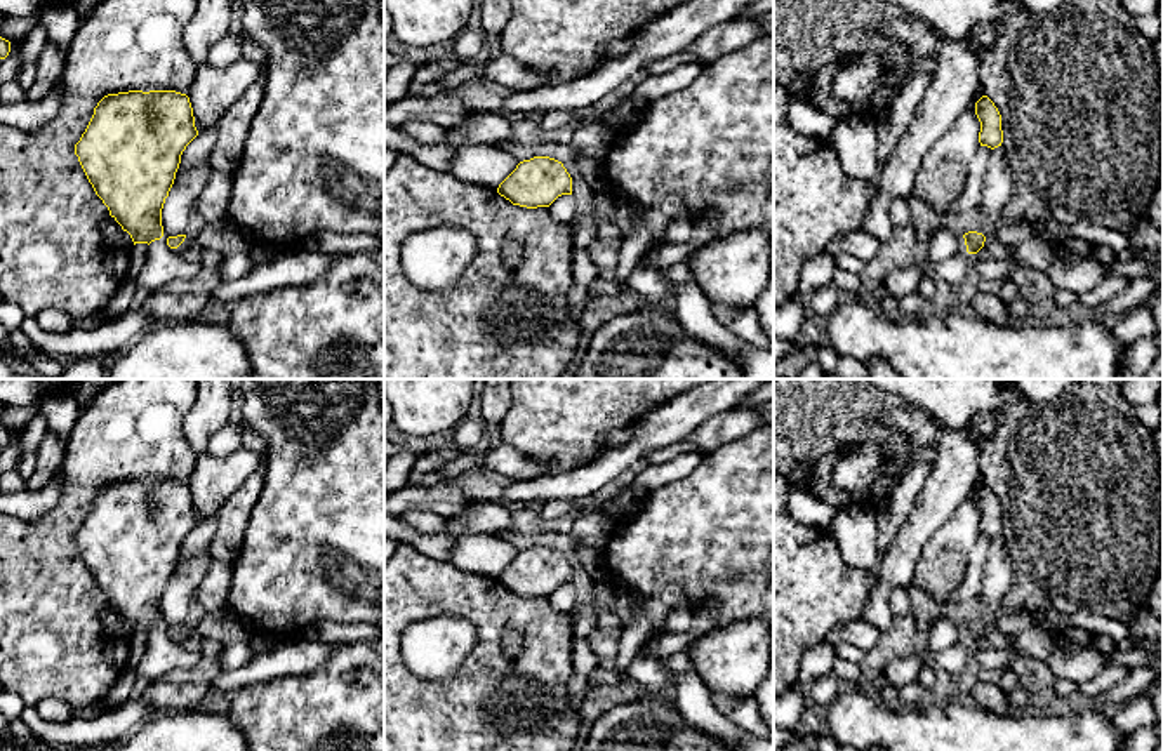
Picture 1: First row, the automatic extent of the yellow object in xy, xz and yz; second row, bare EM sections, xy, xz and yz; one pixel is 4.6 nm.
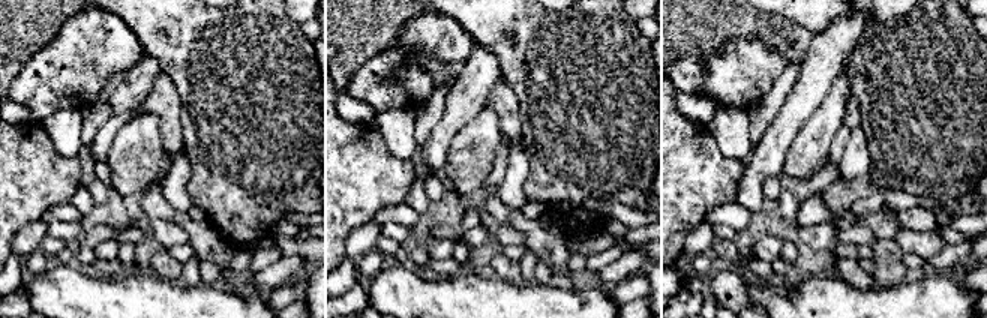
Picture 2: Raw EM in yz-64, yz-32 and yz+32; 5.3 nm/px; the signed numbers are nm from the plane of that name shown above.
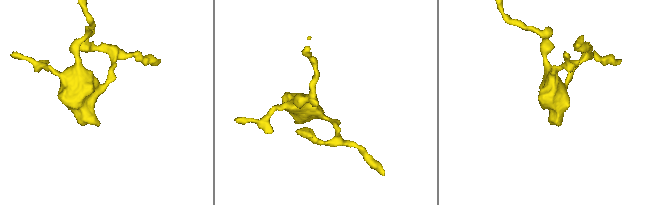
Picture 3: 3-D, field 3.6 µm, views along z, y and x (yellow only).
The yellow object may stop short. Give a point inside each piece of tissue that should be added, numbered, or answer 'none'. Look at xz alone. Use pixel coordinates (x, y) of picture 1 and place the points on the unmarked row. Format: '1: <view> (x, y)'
none

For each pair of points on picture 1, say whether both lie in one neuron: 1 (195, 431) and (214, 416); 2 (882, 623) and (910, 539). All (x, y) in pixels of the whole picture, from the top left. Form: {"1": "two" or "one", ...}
{"1": "one", "2": "one"}

